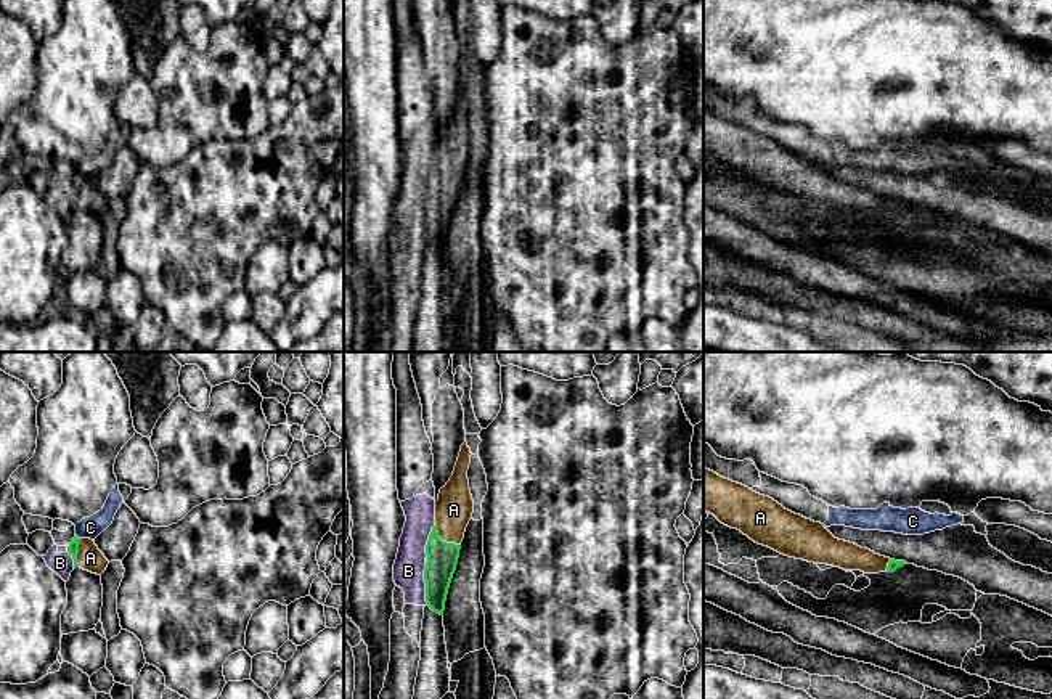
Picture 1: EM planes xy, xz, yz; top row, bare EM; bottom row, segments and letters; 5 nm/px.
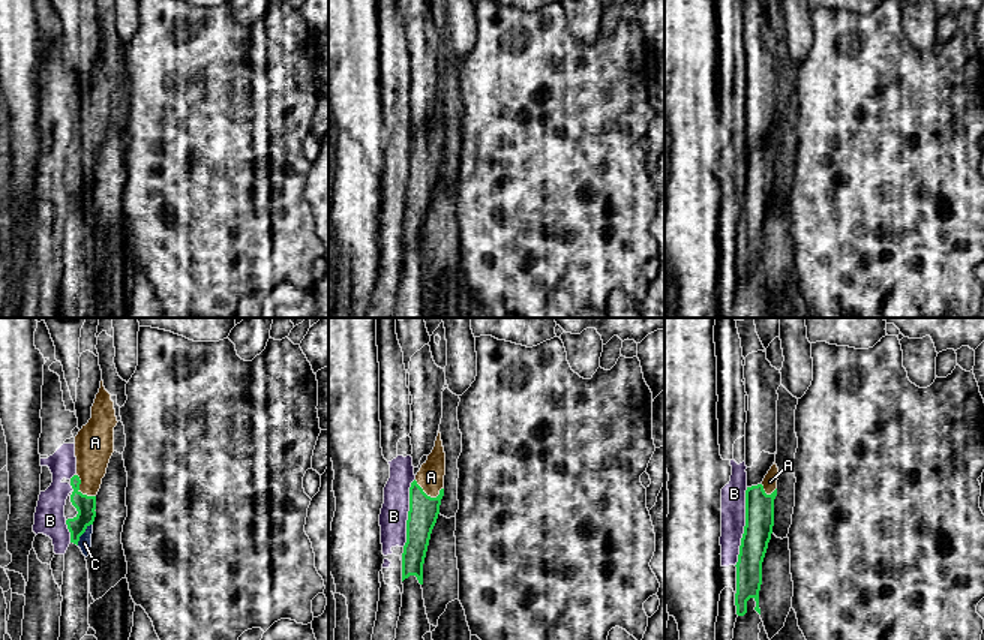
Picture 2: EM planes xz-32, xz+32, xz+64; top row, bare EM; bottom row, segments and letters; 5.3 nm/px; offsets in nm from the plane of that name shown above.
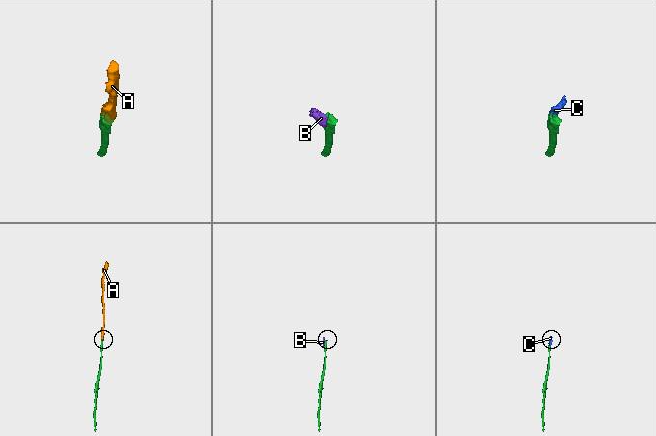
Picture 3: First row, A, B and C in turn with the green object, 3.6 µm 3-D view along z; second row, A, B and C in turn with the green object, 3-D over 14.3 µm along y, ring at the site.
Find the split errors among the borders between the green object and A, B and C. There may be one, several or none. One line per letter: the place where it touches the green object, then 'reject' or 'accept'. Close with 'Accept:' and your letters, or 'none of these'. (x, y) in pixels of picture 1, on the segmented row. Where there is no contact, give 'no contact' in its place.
A: xz (442, 540) | accept
B: xz (426, 584) | reject
C: xy (77, 537) | reject
Accept: A

